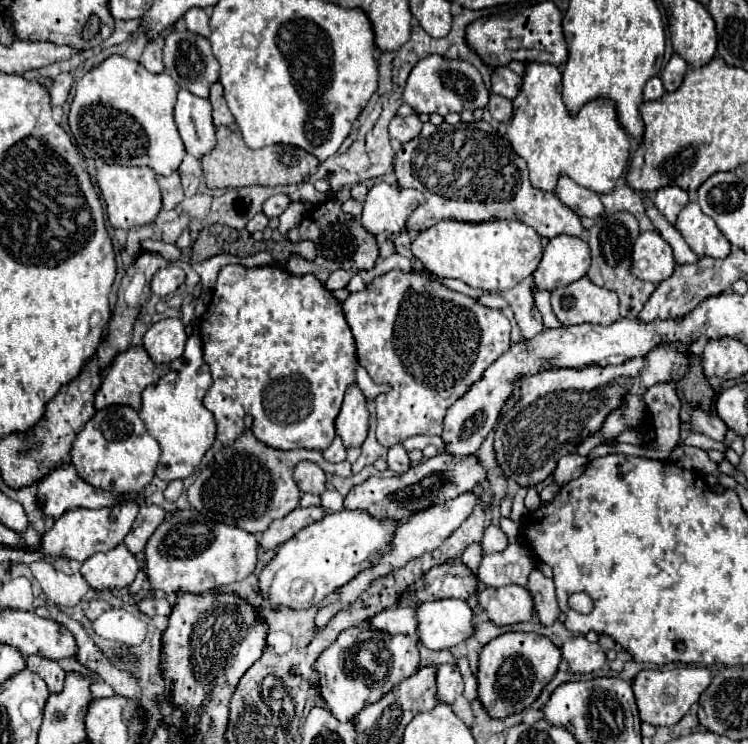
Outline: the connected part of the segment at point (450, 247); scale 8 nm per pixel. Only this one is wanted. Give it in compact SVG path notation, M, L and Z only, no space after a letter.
M491 220L491 222L439 222L425 232L419 232L411 242L415 258L433 274L443 278L463 280L471 288L485 292L505 292L531 276L541 260L541 236L519 220Z

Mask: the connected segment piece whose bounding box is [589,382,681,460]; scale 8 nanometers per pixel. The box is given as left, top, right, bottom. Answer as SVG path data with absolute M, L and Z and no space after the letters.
M671 382L651 386L645 392L645 404L651 410L651 416L655 420L655 432L657 432L655 446L643 448L643 446L631 446L631 444L615 444L615 446L599 444L589 452L589 460L607 456L611 452L665 460L679 442L679 410L681 410L681 402L679 402L679 398L675 394L675 386Z

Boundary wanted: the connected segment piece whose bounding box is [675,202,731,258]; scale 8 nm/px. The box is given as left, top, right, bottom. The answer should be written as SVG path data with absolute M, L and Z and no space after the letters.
M697 202L685 204L685 208L679 212L675 228L699 258L725 258L731 252L729 240L719 232L715 220L701 212Z

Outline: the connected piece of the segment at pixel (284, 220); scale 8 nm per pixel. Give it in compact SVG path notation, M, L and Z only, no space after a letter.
M291 202L289 206L287 206L287 210L279 216L279 232L285 236L291 228L295 228L301 220L303 220L303 212L305 212L305 208L303 208L303 204L295 204L295 202Z

